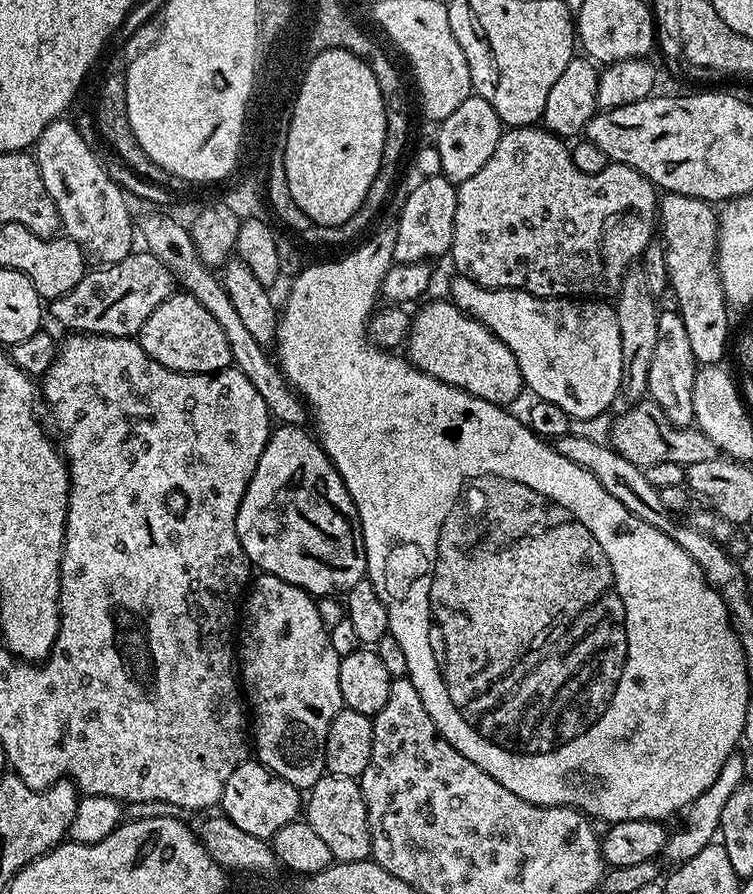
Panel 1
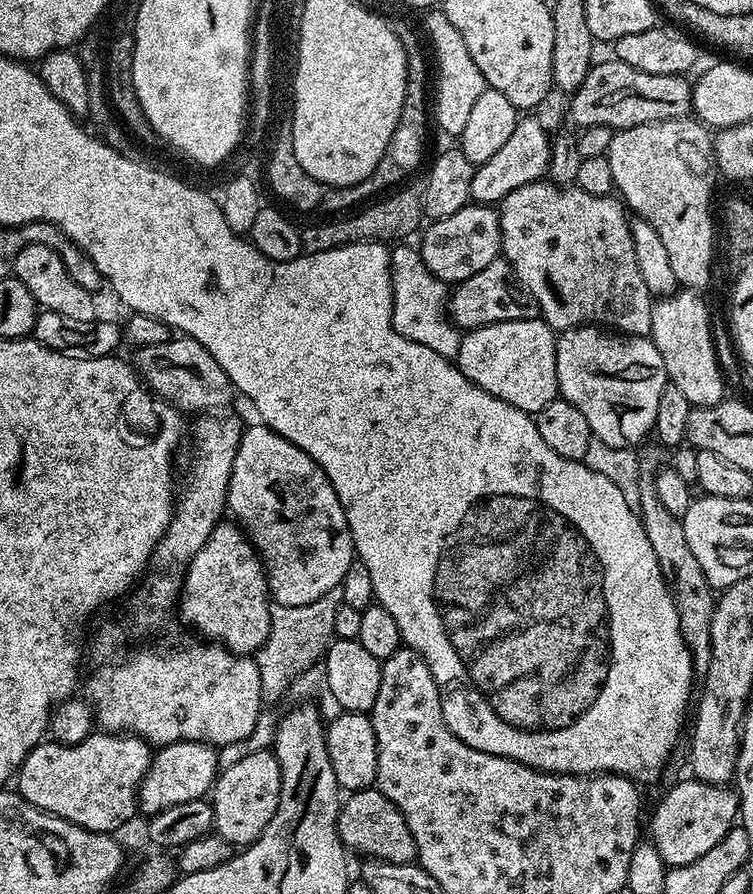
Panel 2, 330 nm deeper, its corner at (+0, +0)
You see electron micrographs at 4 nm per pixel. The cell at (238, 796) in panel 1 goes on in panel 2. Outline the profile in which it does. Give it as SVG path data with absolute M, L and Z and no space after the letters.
M275 751L248 754L230 769L221 771L212 785L210 803L215 835L226 838L233 846L253 844L266 830L270 818L280 805L282 774Z

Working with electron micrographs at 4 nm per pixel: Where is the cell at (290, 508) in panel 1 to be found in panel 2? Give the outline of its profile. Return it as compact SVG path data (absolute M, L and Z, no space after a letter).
M256 422L253 428L245 427L241 431L238 454L234 454L230 474L227 511L237 516L235 519L239 527L252 541L252 547L264 566L268 591L275 603L306 606L310 602L318 602L322 594L330 594L330 590L339 588L342 578L346 578L346 570L350 570L354 559L352 531L346 522L342 502L338 494L334 494L334 486L330 486L330 478L326 478L310 454L282 438L282 434L273 428L264 427L263 423Z

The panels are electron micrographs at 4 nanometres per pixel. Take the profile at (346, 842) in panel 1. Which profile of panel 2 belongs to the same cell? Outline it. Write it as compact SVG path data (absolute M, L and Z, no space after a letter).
M373 786L353 792L340 805L340 813L336 819L336 832L344 843L345 849L361 852L376 862L386 864L410 864L416 860L414 834L410 834L410 826L406 826L406 818L381 794L380 789Z

